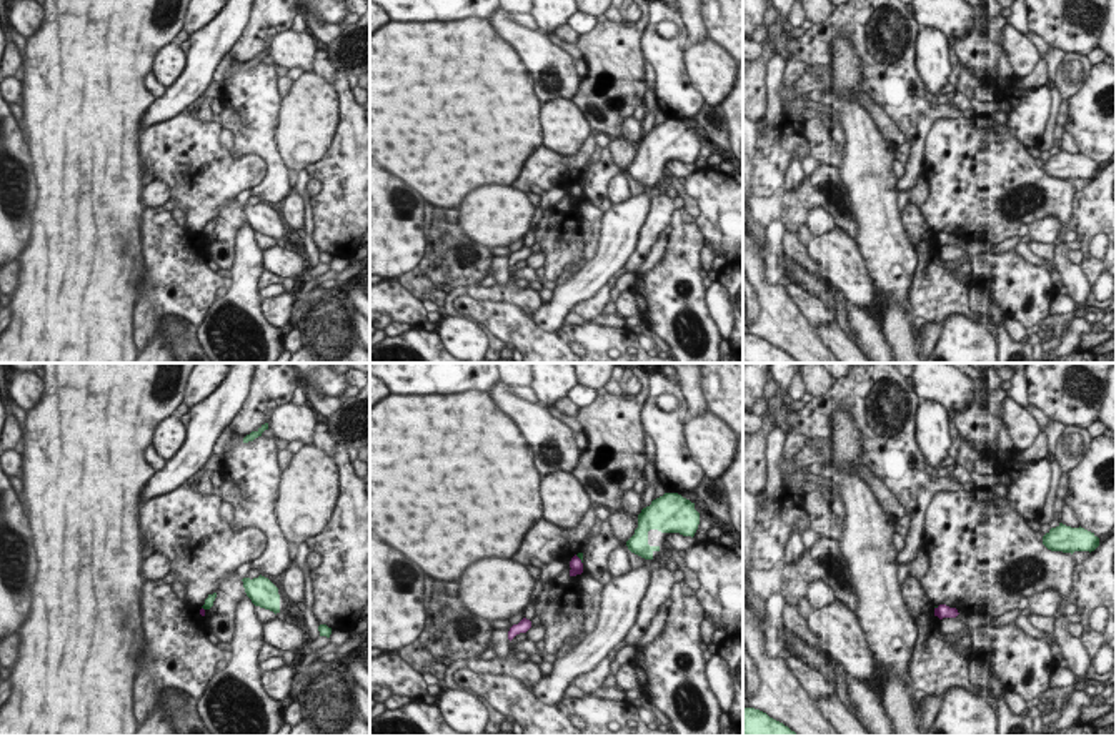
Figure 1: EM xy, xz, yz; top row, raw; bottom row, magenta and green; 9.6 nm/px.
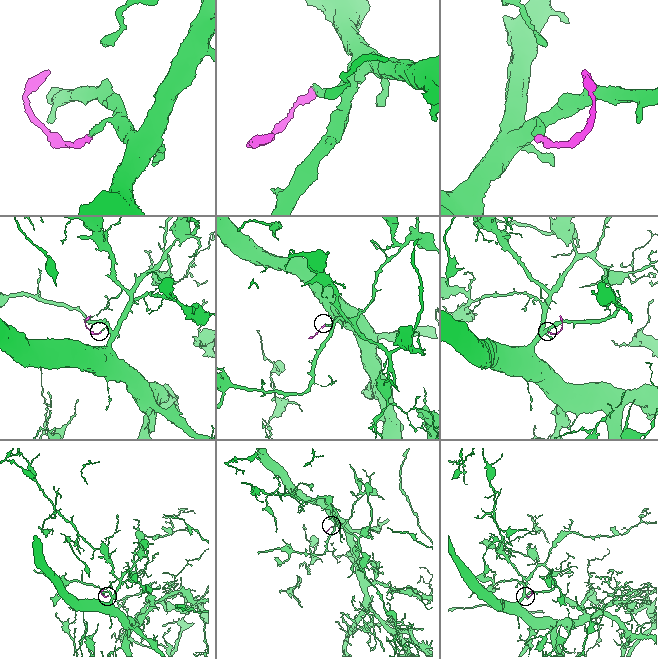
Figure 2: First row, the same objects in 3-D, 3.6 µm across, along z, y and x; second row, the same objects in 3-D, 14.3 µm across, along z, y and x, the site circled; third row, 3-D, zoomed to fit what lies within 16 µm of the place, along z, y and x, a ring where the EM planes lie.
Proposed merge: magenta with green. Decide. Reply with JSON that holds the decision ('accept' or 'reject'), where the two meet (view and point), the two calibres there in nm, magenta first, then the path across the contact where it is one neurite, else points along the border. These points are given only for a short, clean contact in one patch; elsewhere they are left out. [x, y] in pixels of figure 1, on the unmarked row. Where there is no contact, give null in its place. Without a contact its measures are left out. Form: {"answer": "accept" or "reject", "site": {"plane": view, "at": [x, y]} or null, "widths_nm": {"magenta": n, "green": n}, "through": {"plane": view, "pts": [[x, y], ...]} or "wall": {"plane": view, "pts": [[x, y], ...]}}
{"answer": "reject", "site": {"plane": "xz", "at": [580, 187]}, "widths_nm": {"magenta": 130, "green": 60}, "wall": {"plane": "xz", "pts": [[575, 182], [582, 190]]}}

